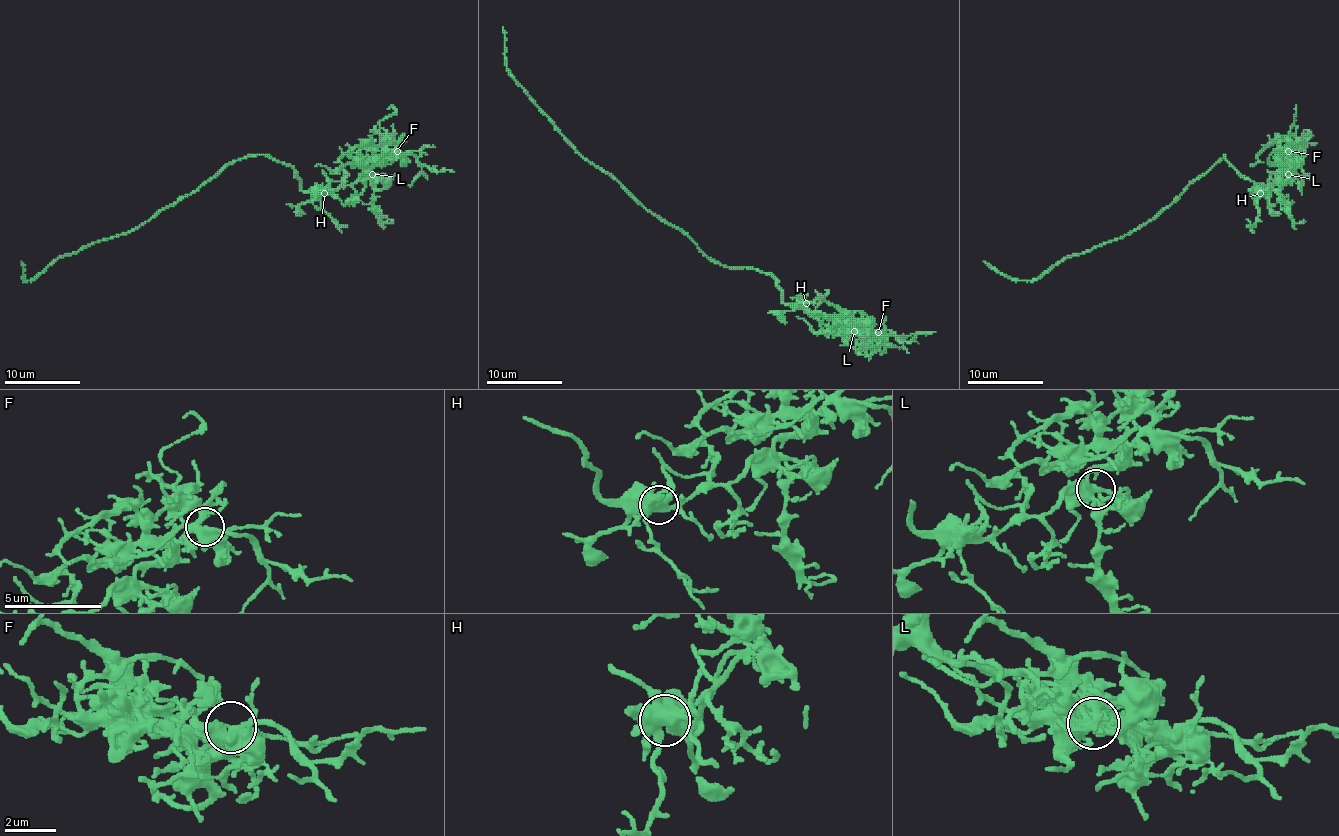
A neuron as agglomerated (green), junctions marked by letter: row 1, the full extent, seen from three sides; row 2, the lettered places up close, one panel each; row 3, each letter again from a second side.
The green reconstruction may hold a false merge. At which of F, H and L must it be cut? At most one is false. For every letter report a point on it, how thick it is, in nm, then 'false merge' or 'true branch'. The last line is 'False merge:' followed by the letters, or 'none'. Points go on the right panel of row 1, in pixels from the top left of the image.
F: at (1288, 151); 360 nm thick; true branch
H: at (1260, 193); 550 nm thick; true branch
L: at (1288, 174); 380 nm thick; true branch
False merge: none

